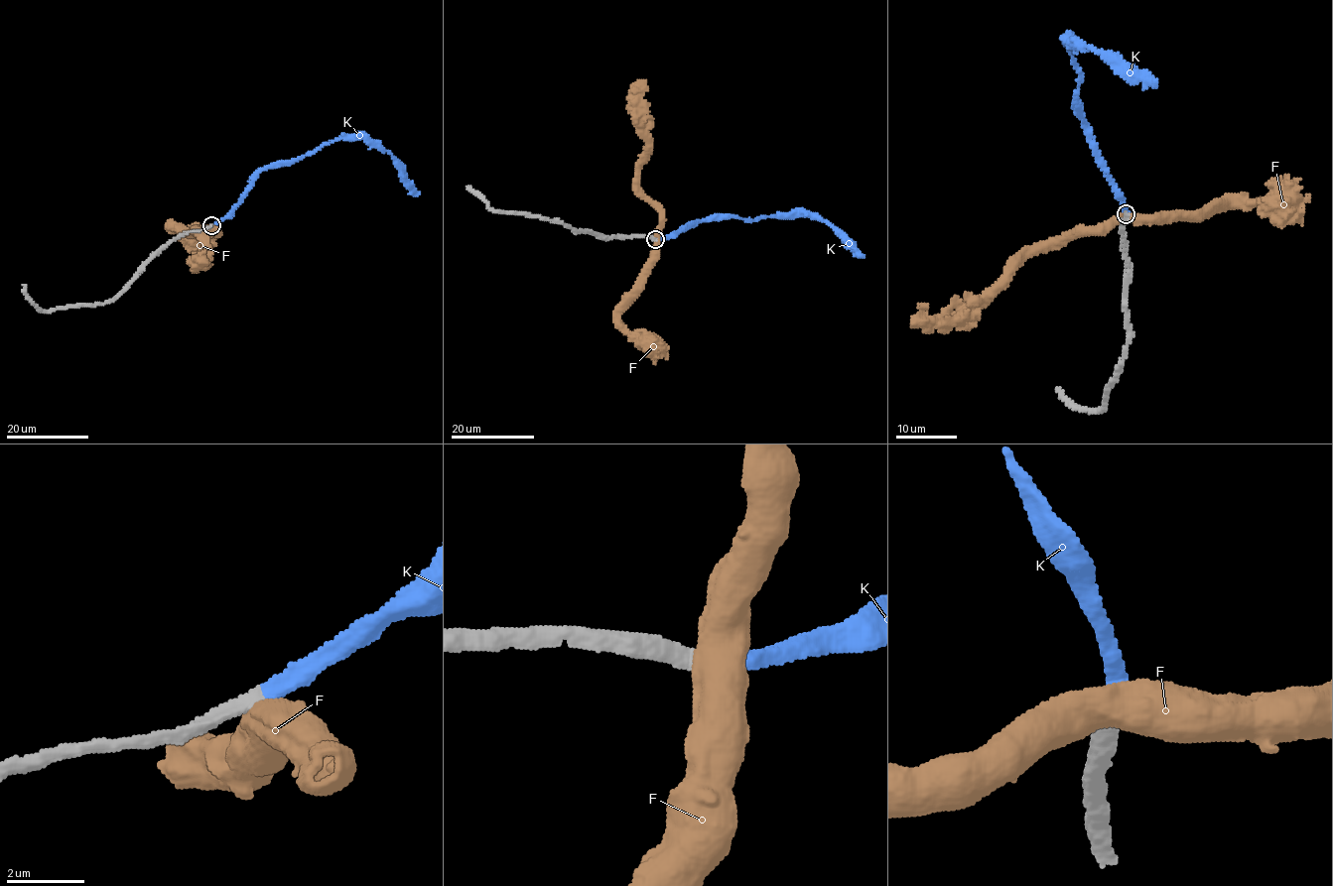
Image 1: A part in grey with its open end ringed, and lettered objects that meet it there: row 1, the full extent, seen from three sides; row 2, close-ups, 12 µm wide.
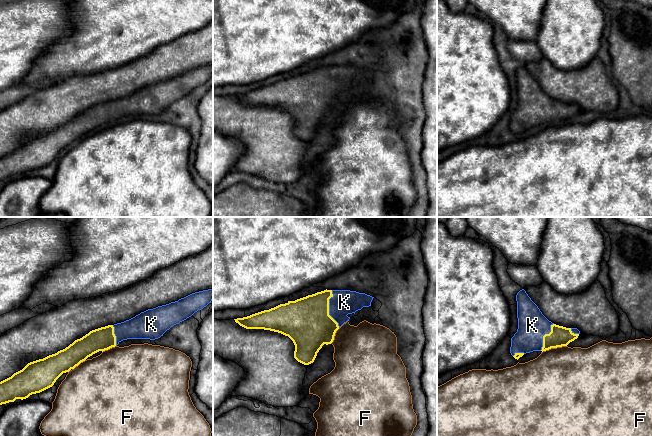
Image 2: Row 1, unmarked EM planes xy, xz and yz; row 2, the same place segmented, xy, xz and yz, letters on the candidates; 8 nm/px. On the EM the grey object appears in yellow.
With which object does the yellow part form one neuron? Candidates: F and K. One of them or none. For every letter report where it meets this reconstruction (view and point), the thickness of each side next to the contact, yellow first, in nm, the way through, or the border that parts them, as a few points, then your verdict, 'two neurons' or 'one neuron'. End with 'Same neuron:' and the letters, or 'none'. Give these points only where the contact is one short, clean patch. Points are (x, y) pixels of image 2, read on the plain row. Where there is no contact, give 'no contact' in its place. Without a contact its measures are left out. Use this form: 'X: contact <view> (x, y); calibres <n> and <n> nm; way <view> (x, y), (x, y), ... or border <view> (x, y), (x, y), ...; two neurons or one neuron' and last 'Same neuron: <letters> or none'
F: contact yz (554, 123); calibres 160 and 480 nm; two neurons
K: contact xz (328, 85); calibres 380 and 200 nm; one neuron
Same neuron: K

